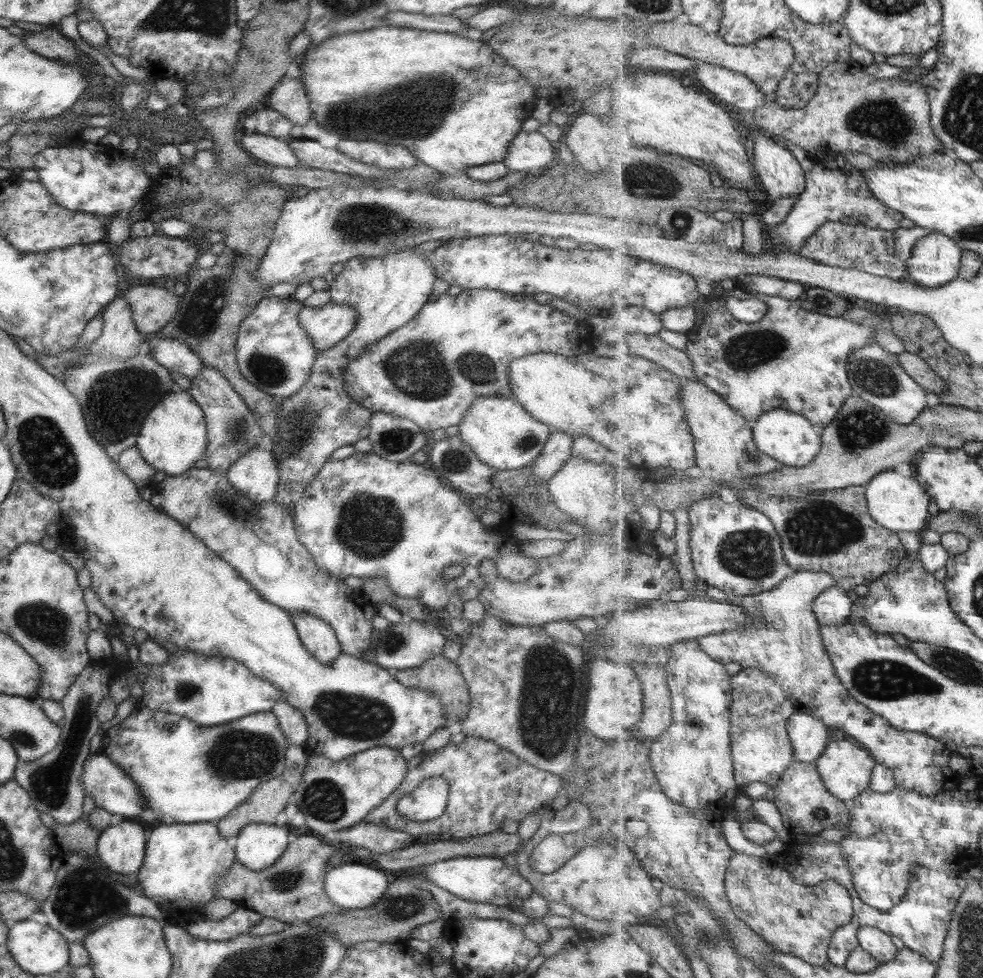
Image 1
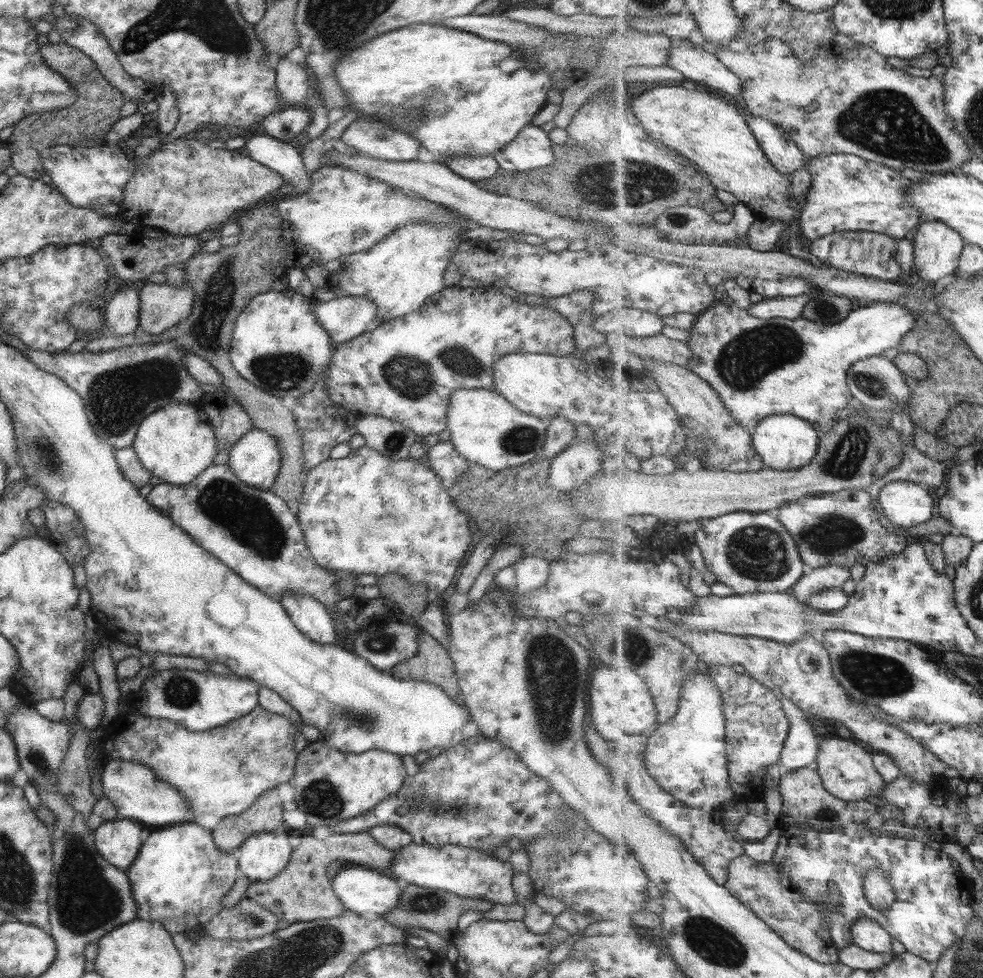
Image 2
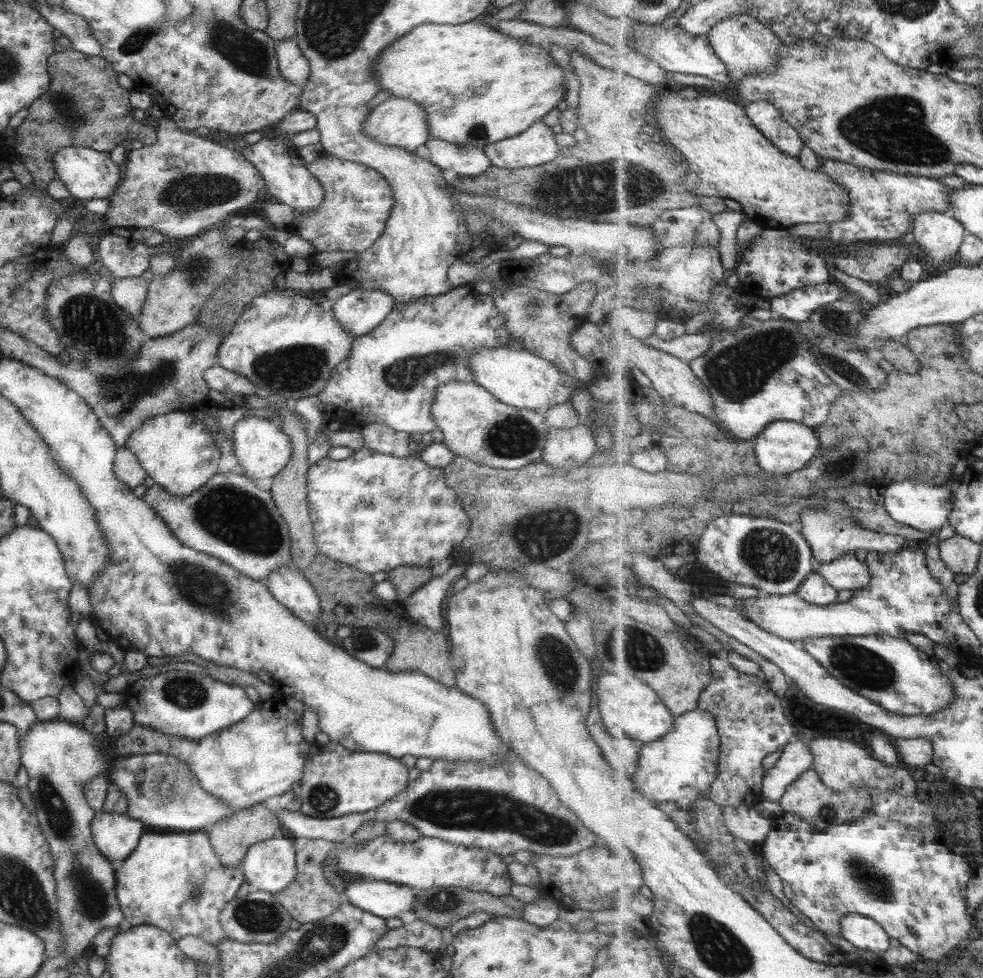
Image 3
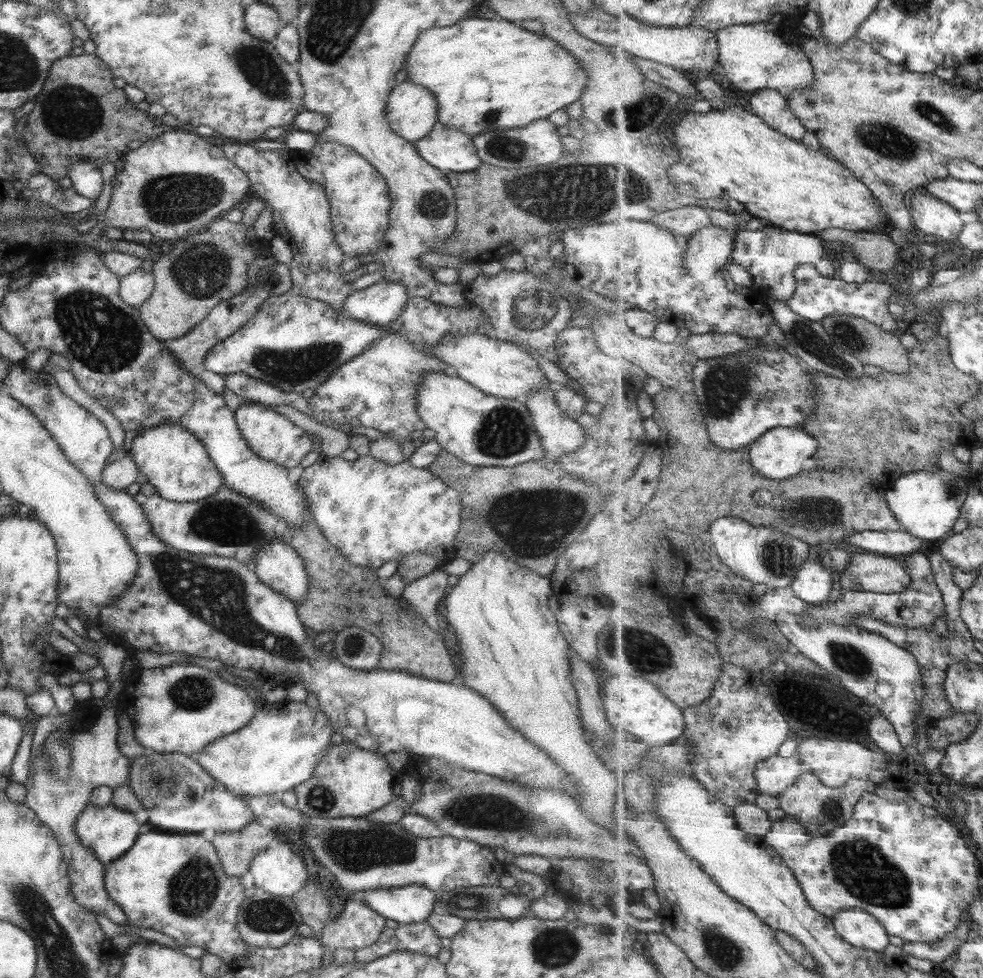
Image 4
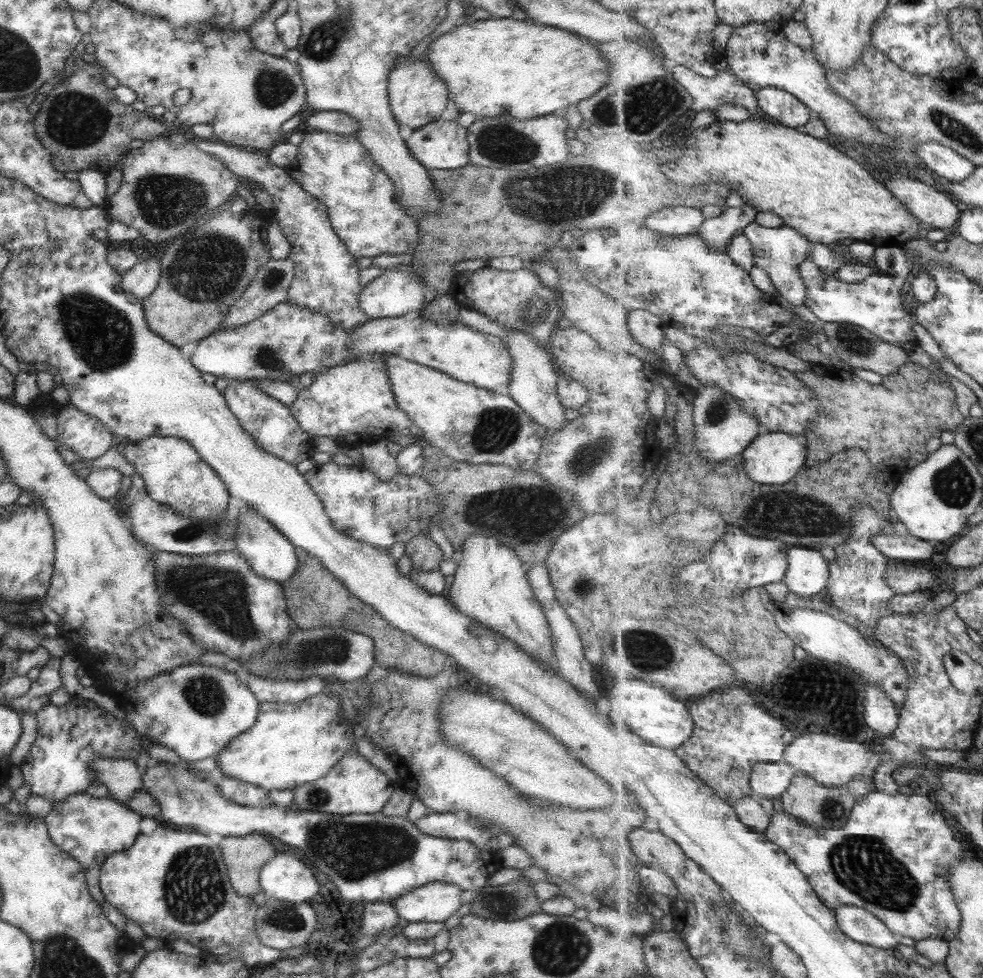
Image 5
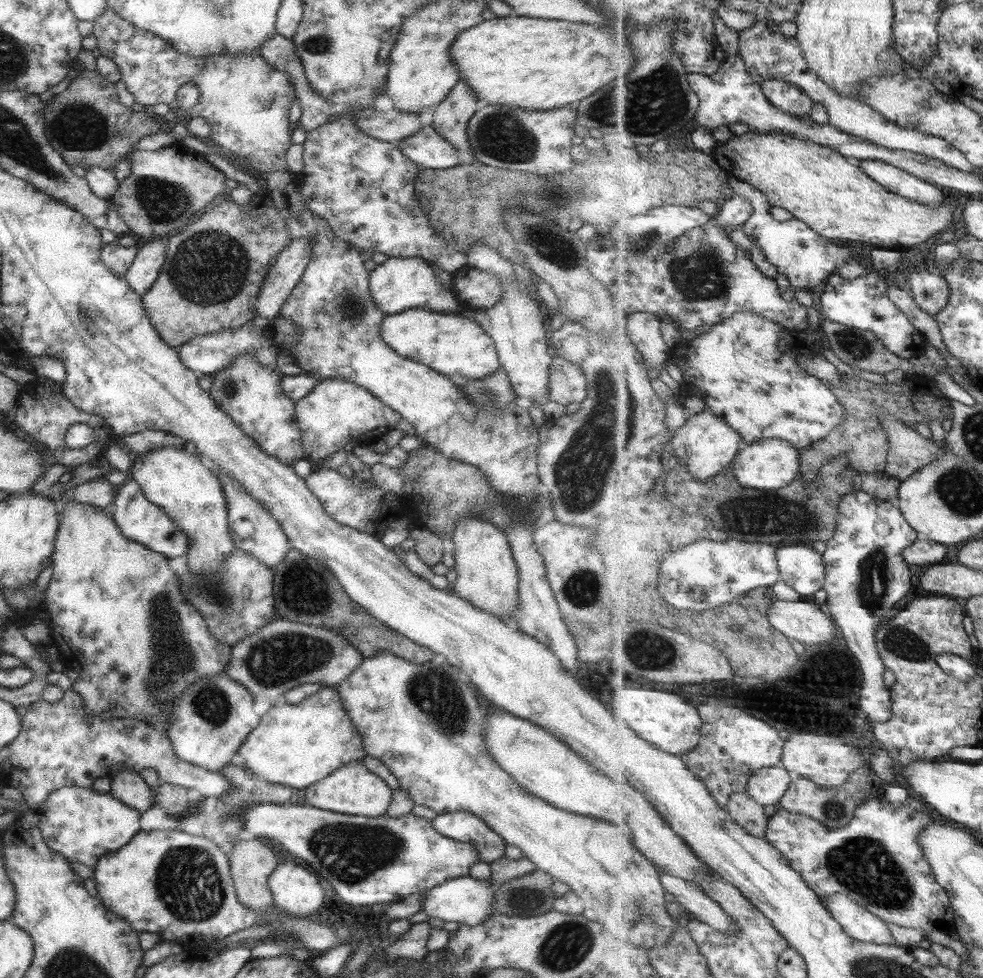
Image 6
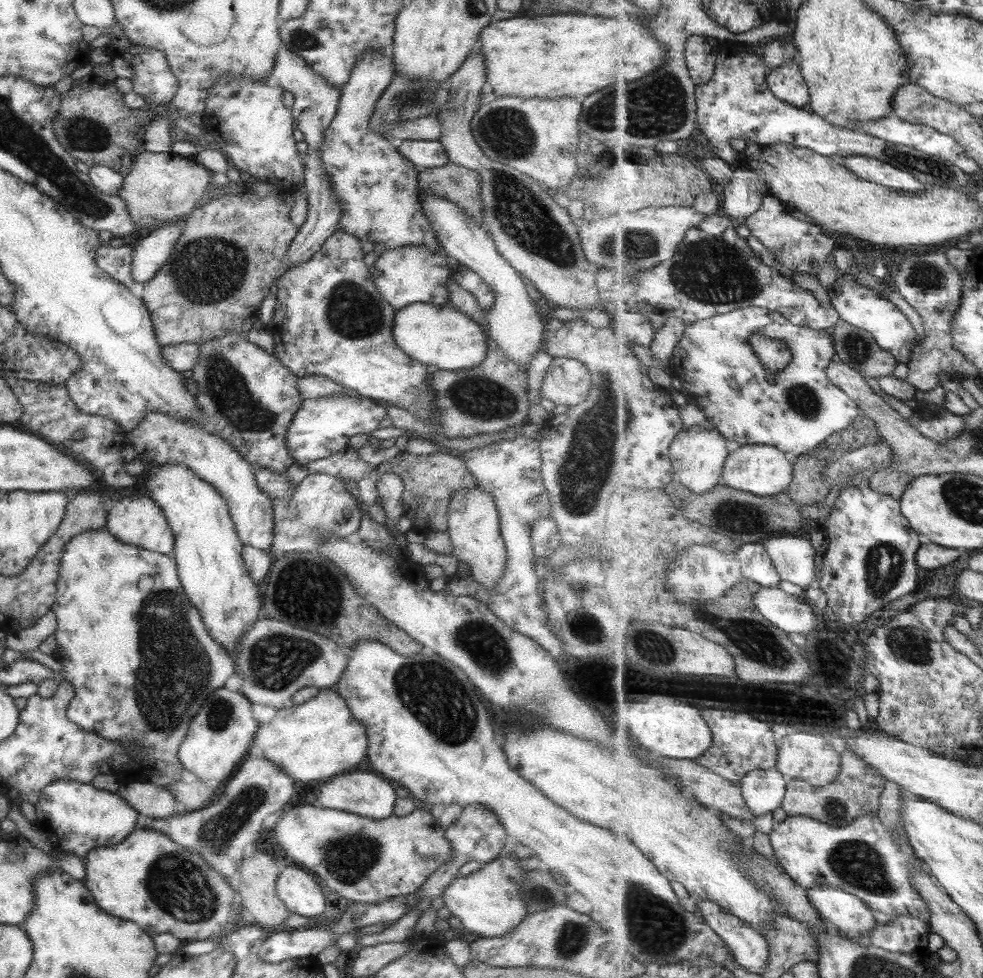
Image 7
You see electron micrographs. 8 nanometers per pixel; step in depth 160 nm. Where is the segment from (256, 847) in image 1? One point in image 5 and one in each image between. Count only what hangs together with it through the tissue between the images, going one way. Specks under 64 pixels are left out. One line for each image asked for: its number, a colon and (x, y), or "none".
2: (260, 857)
3: (268, 865)
4: (278, 870)
5: (284, 878)

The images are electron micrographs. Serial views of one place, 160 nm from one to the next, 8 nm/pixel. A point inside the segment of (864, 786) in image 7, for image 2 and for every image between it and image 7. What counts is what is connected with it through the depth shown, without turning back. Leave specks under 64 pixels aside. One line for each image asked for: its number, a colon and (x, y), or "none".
2: (806, 800)
3: (808, 797)
4: (820, 808)
5: (819, 806)
6: (835, 806)

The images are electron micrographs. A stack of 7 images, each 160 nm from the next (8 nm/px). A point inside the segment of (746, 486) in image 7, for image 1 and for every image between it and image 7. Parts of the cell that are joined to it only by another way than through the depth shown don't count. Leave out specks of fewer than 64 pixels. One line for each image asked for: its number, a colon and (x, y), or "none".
1: (788, 436)
2: (786, 442)
3: (785, 446)
4: (782, 453)
5: (773, 457)
6: (773, 463)

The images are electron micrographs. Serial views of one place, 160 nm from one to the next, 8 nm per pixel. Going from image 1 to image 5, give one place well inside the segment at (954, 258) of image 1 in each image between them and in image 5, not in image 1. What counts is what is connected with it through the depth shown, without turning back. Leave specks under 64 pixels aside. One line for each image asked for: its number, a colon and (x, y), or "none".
2: (938, 247)
3: (940, 234)
4: (931, 215)
5: (929, 204)

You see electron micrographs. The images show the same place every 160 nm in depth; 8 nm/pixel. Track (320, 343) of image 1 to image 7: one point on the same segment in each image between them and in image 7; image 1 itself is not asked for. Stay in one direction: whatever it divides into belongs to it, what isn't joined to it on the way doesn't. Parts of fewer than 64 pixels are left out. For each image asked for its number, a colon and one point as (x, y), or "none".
2: (343, 318)
3: (359, 311)
4: (378, 304)
5: (393, 293)
6: (397, 284)
7: (409, 274)

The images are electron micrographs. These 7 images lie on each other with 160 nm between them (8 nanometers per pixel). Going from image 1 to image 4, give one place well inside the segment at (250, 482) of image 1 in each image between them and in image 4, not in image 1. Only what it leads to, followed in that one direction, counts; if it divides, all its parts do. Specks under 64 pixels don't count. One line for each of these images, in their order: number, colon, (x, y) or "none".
2: (254, 459)
3: (261, 449)
4: (272, 437)

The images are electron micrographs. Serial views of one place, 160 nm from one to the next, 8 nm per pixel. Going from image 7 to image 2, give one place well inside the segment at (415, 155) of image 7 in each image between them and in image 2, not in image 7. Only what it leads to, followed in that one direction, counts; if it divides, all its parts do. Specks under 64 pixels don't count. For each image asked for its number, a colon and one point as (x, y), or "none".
2: (473, 168)
3: (463, 160)
4: (446, 149)
5: (441, 144)
6: (425, 148)

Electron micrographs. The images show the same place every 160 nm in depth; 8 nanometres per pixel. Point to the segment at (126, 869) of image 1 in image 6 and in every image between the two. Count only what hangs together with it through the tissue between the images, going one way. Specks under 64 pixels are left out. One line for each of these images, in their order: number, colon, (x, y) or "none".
2: (117, 842)
3: (114, 835)
4: (107, 832)
5: (89, 829)
6: (81, 825)

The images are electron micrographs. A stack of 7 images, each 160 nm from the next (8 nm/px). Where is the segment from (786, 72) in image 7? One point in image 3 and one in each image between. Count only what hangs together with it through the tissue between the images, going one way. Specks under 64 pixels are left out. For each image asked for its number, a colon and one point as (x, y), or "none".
3: (763, 114)
4: (772, 106)
5: (779, 106)
6: (788, 98)

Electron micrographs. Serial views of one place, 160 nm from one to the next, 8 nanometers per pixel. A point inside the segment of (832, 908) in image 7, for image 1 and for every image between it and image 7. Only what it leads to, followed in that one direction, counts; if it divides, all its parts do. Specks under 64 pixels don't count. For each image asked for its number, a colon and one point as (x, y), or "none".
1: (879, 944)
2: (868, 934)
3: (863, 932)
4: (861, 929)
5: (858, 923)
6: (859, 922)

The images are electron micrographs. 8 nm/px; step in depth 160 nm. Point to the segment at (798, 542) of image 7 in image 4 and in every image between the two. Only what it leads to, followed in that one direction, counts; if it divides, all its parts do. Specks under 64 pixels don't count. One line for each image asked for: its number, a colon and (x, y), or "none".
4: (814, 581)
5: (808, 575)
6: (802, 568)

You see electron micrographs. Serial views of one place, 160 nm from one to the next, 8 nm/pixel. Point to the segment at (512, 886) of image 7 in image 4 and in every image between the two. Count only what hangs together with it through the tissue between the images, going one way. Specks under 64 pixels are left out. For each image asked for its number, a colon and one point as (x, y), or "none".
4: (410, 904)
5: (433, 902)
6: (464, 900)

